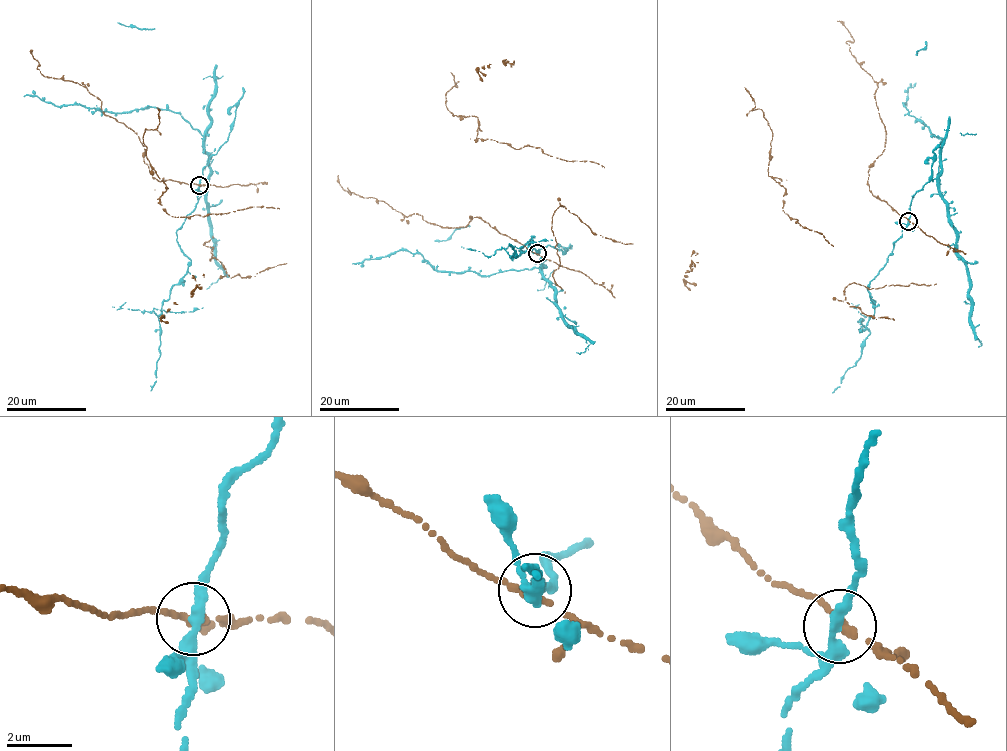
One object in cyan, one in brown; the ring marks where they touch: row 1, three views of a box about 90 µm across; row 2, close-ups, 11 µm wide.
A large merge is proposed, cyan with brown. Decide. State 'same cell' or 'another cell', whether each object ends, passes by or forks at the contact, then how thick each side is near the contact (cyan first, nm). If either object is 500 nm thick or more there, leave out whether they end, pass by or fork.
another cell; cyan passes by; brown passes by; calibres 320 and 200 nm

